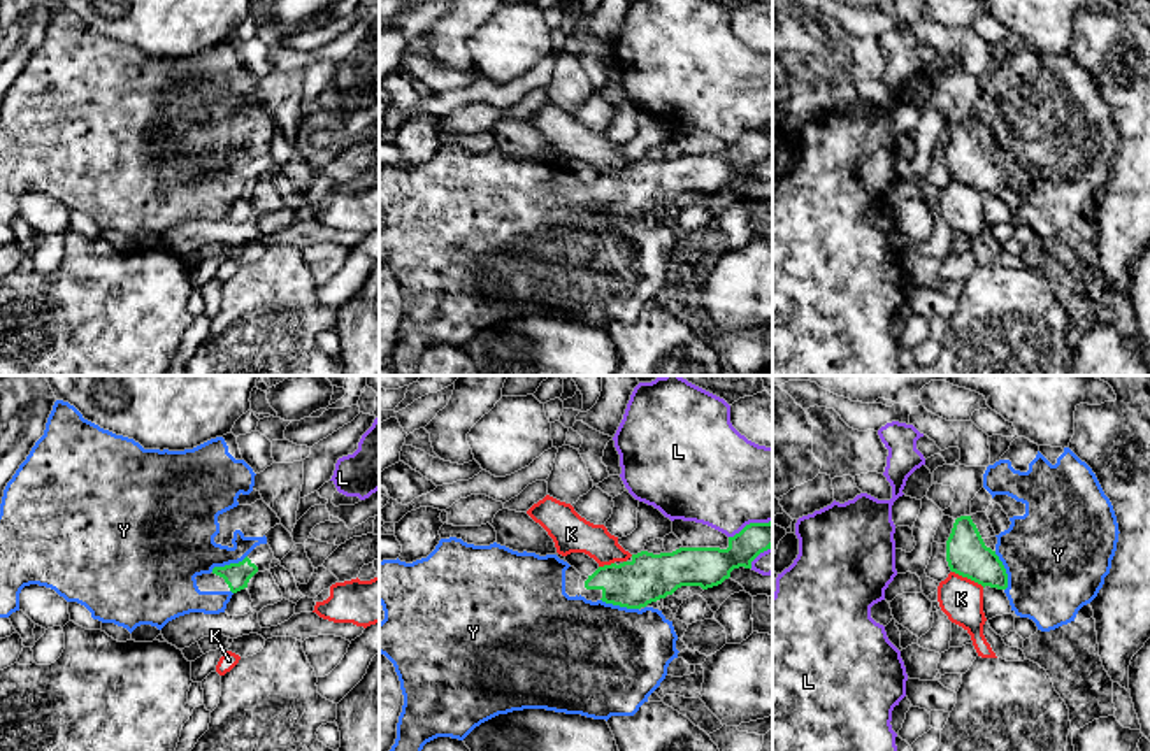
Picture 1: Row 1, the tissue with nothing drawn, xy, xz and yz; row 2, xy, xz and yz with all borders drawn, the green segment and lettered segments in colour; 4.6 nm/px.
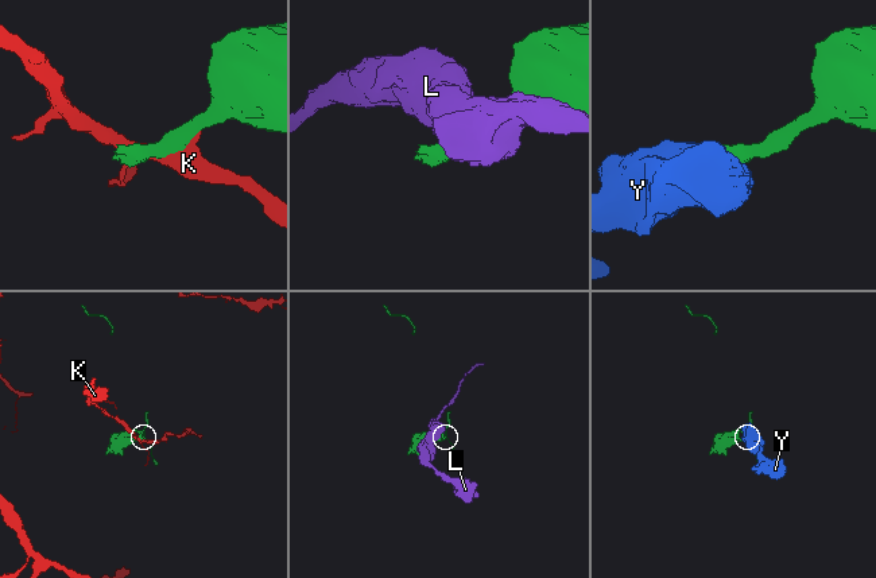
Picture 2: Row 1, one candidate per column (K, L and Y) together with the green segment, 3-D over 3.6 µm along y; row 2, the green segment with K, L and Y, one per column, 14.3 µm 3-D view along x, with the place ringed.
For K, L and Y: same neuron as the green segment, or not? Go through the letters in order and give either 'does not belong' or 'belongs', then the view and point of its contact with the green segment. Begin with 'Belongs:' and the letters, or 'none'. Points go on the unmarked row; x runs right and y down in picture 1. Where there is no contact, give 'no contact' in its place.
Belongs: Y
K: does not belong; contact yz (968, 185)
L: does not belong; contact xz (750, 130)
Y: belongs; contact yz (1005, 178)

